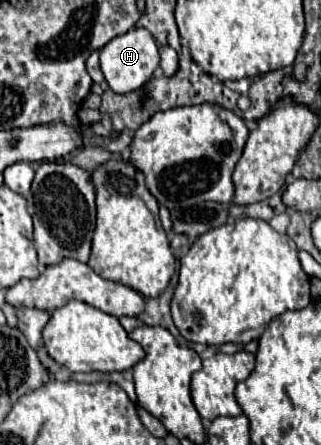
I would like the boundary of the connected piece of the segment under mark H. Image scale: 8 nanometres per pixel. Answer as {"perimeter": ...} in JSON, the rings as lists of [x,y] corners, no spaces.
{"perimeter":[[[141,27],[129,29],[127,33],[111,39],[101,49],[103,75],[115,93],[131,93],[141,89],[151,79],[151,73],[155,71],[157,65],[159,65],[159,49],[155,45],[155,39],[147,29]]]}

